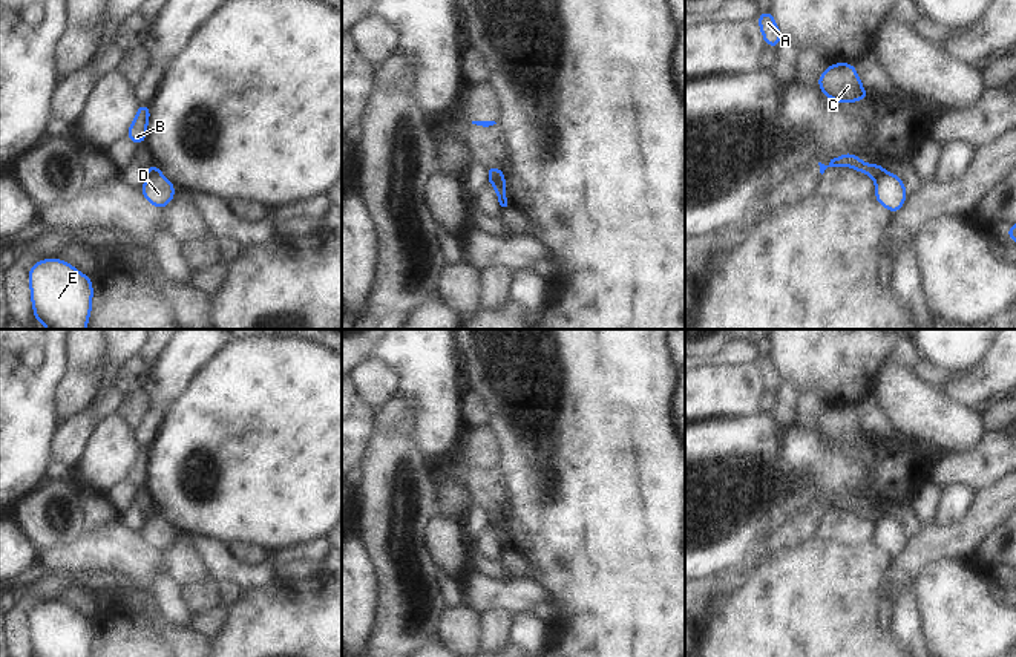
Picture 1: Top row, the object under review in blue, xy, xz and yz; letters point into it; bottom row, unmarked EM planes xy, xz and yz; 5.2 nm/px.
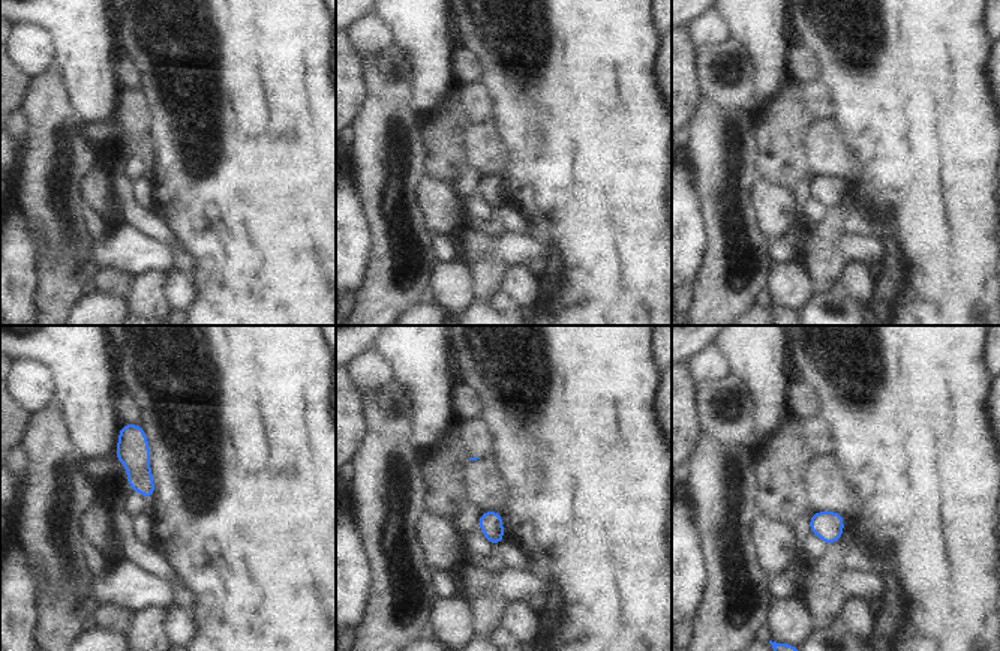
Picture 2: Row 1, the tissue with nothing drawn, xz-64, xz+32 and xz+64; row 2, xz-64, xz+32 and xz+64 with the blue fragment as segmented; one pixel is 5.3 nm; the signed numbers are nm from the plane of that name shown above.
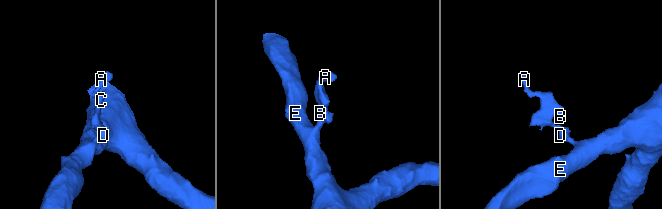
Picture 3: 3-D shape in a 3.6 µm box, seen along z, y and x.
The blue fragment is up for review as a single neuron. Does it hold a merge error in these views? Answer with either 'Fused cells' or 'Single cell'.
Fused cells

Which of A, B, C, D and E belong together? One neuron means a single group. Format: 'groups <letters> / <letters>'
groups A B C / D E

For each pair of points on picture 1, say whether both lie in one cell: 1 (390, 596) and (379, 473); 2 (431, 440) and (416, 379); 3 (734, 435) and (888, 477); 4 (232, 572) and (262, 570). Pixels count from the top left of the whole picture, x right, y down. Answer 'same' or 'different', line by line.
1: same
2: same
3: same
4: same

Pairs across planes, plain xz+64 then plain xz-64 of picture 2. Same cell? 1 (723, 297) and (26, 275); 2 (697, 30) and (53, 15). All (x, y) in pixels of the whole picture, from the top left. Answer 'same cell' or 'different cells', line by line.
1: different cells
2: different cells

